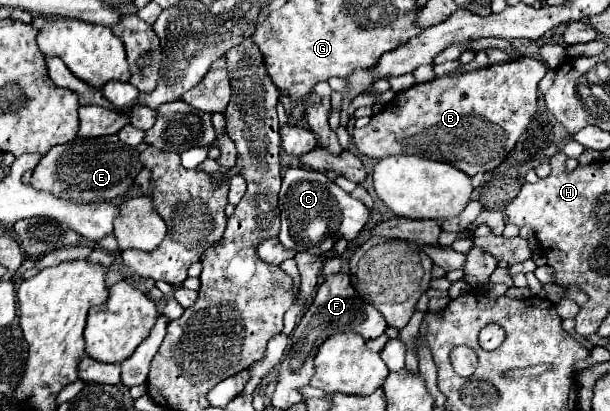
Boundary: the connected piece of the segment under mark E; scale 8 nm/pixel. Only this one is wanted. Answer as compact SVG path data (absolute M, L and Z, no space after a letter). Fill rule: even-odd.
M99 136L99 138L75 138L73 142L59 144L51 148L41 162L35 166L31 176L31 186L55 192L55 196L95 200L95 198L117 198L127 192L135 176L141 172L143 164L139 152L133 146L127 146L119 136Z

